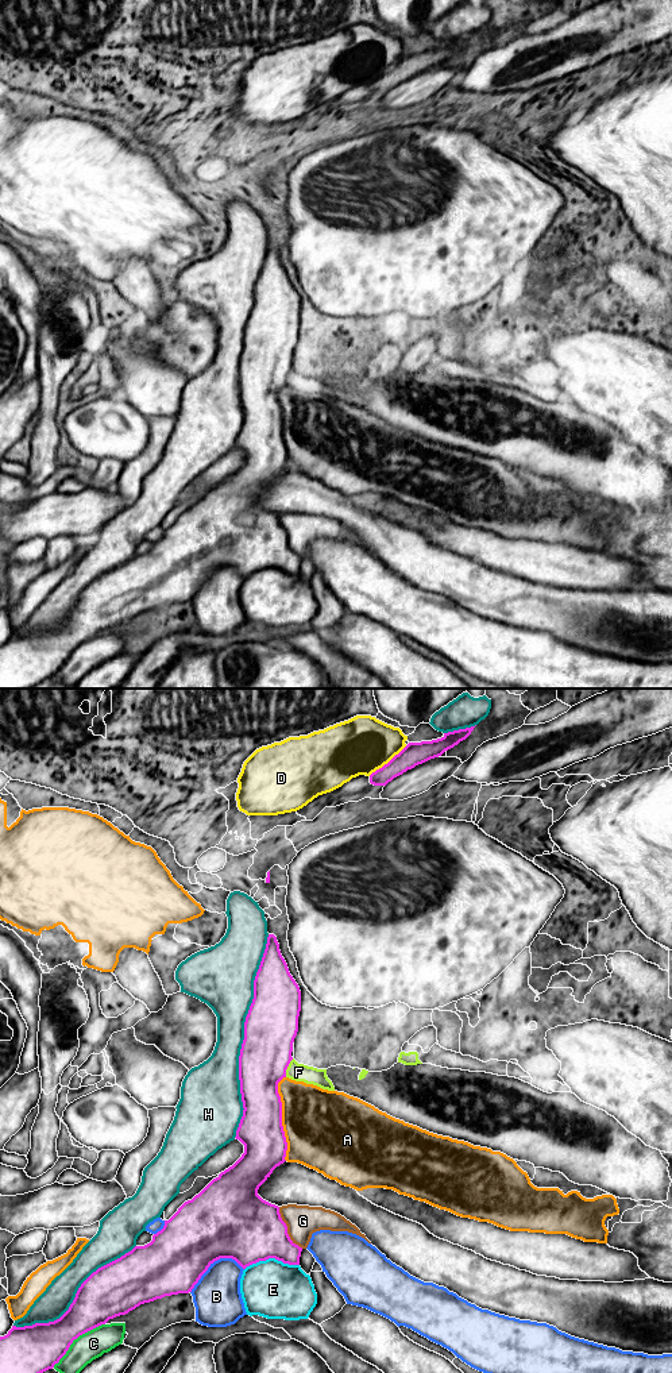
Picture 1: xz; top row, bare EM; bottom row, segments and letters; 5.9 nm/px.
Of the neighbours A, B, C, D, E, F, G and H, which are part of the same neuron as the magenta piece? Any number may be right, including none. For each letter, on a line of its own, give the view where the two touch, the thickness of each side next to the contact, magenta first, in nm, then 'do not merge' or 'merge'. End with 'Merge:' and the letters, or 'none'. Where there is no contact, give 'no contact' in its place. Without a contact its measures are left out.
A: xz | 260/440 nm | do not merge
B: xz | 440/280 nm | do not merge
C: xz | 280/160 nm | do not merge
D: xz | 140/340 nm | do not merge
E: xz | 400/340 nm | do not merge
F: xz | 300/110 nm | do not merge
G: xz | 400/190 nm | do not merge
H: xz | 320/260 nm | do not merge
Merge: none

